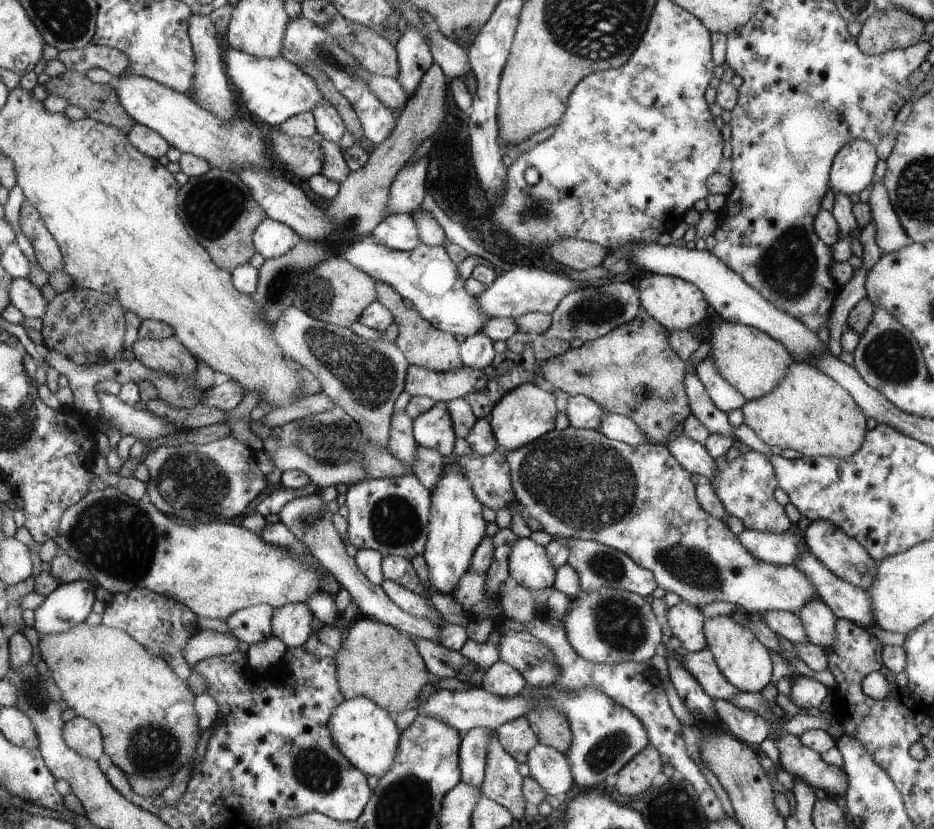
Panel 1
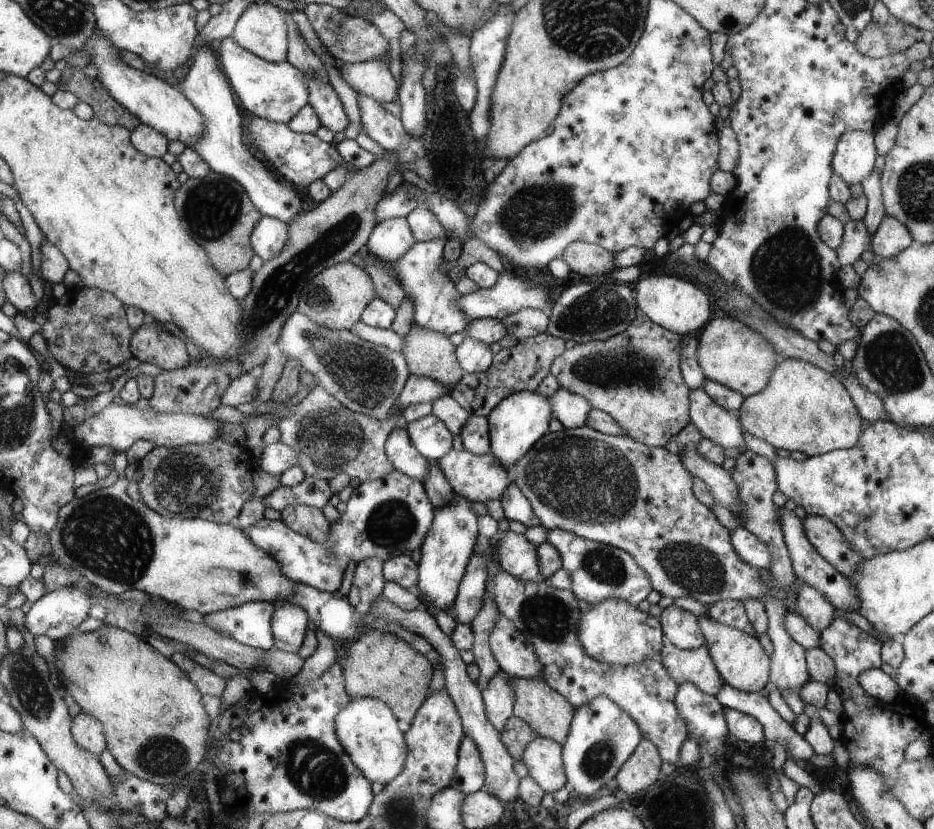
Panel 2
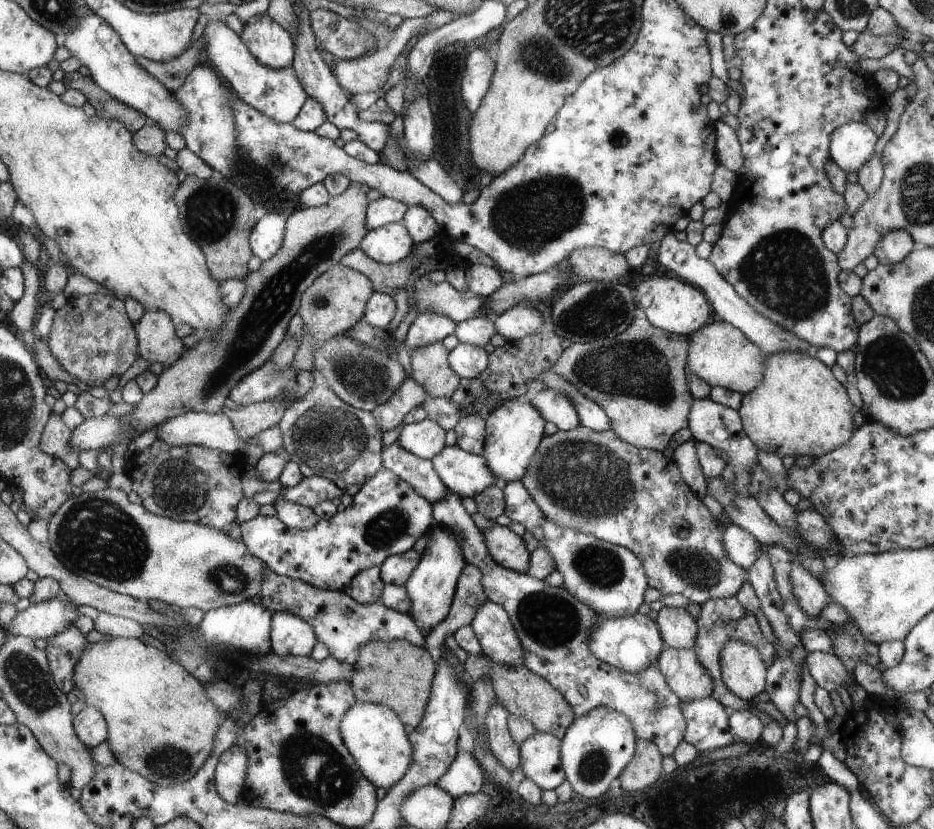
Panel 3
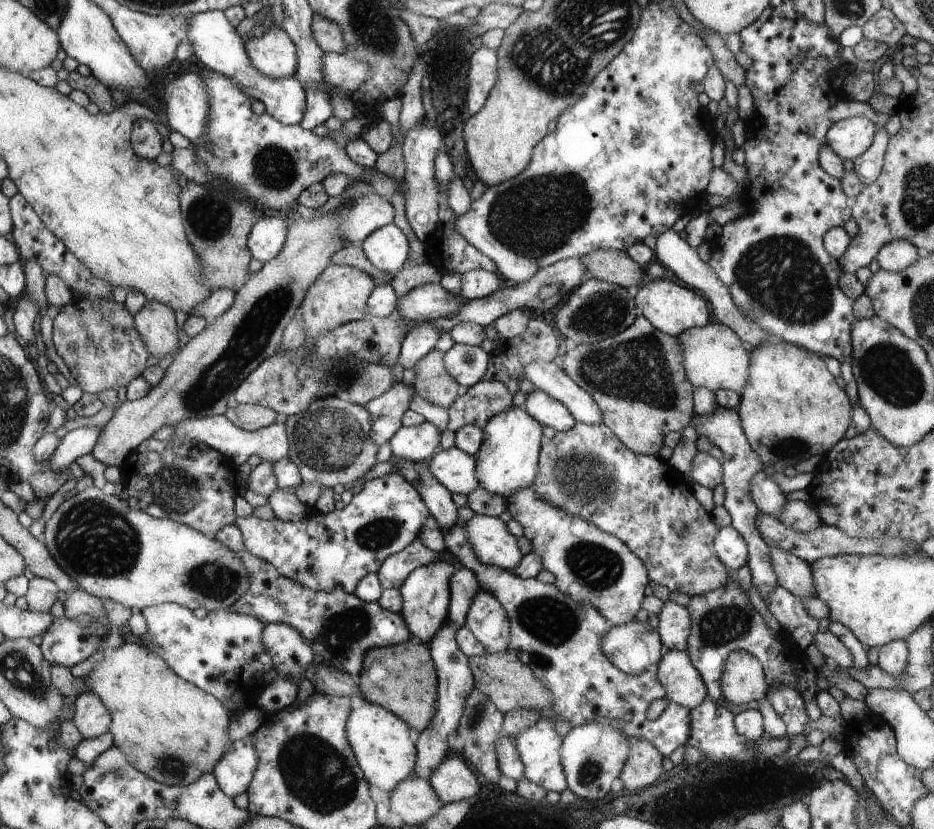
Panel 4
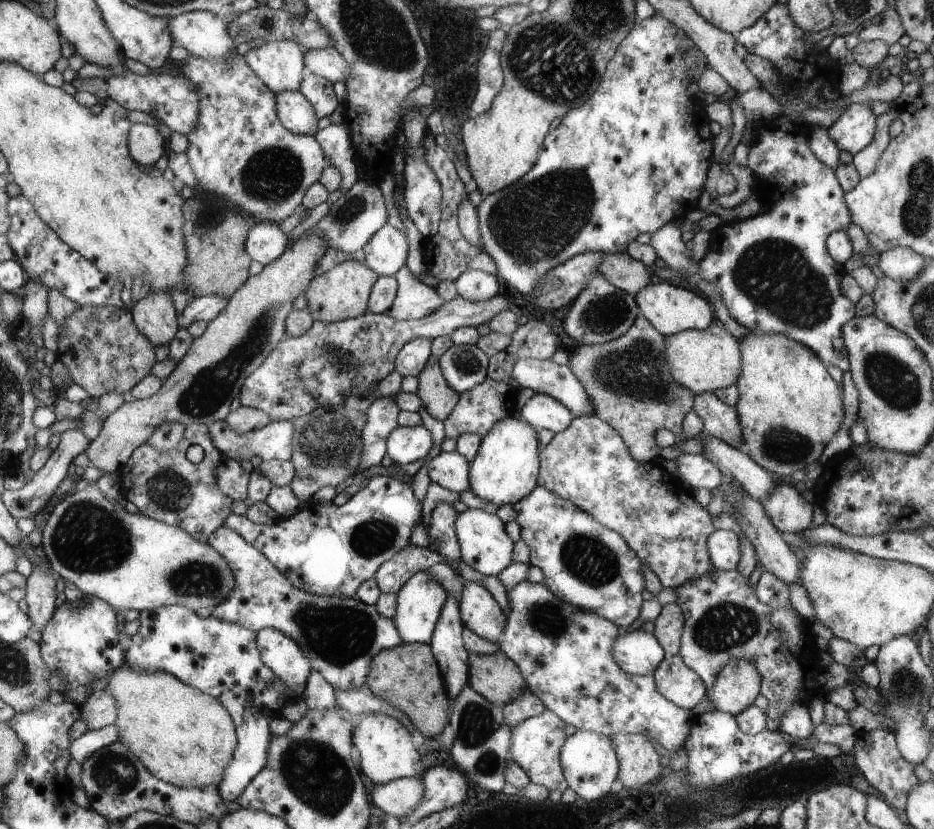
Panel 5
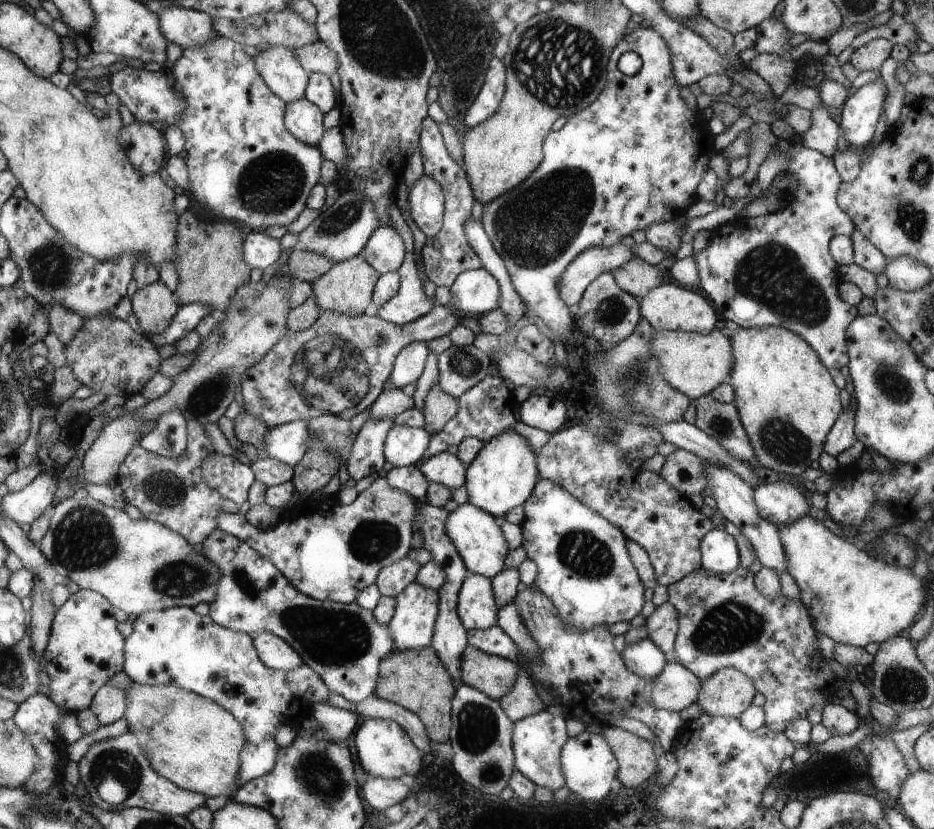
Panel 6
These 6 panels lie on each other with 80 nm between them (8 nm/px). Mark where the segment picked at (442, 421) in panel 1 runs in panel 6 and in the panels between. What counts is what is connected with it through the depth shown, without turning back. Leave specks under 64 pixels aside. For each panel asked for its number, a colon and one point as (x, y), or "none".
2: (433, 439)
3: (425, 438)
4: (416, 443)
5: (405, 445)
6: (404, 446)

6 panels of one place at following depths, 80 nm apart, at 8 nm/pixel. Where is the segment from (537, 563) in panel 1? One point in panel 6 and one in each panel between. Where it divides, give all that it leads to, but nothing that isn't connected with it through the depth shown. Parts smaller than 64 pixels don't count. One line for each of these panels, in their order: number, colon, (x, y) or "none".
2: (517, 555)
3: (509, 549)
4: (493, 542)
5: (486, 545)
6: (478, 536)

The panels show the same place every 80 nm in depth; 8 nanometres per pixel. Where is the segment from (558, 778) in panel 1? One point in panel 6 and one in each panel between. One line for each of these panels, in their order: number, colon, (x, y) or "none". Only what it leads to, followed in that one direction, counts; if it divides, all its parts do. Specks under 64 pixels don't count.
2: (544, 758)
3: (540, 757)
4: (539, 747)
5: (536, 743)
6: (538, 740)

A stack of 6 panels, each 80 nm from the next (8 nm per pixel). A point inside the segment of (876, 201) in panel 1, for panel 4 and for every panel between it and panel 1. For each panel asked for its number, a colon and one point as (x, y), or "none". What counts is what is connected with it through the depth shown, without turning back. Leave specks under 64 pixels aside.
2: (891, 237)
3: (897, 244)
4: (895, 256)

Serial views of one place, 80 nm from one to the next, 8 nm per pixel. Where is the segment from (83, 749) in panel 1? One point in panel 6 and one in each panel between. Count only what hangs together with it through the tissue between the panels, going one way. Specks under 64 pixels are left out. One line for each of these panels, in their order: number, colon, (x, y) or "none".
2: (87, 731)
3: (90, 726)
4: (91, 717)
5: (99, 709)
6: (109, 704)

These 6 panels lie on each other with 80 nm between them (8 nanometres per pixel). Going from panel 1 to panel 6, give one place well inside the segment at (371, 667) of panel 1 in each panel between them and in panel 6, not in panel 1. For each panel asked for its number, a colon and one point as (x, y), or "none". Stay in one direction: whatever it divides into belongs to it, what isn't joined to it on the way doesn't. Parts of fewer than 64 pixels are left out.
2: (378, 665)
3: (396, 673)
4: (403, 678)
5: (408, 677)
6: (416, 679)

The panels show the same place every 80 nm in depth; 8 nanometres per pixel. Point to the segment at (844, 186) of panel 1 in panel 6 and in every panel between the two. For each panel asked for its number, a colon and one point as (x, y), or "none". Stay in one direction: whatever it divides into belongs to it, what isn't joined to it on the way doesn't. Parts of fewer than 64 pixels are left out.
2: (853, 161)
3: (853, 143)
4: (849, 138)
5: (854, 130)
6: (861, 112)

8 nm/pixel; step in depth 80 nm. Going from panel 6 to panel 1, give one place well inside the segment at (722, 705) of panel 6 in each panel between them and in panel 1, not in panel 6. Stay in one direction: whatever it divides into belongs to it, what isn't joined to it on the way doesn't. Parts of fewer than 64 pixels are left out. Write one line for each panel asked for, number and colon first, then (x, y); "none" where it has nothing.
1: (744, 660)
2: (740, 658)
3: (743, 670)
4: (743, 679)
5: (738, 684)

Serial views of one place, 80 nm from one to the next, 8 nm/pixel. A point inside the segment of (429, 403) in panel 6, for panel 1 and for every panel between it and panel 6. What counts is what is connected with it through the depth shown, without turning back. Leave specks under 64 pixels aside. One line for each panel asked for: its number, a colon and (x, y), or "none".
1: (423, 344)
2: (428, 353)
3: (430, 363)
4: (432, 381)
5: (439, 396)

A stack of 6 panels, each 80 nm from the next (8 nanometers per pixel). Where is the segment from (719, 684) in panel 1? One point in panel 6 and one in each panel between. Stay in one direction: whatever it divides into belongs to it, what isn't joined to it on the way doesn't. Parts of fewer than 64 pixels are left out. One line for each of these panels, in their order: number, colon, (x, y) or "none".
2: (696, 666)
3: (685, 674)
4: (683, 682)
5: (680, 684)
6: (676, 688)

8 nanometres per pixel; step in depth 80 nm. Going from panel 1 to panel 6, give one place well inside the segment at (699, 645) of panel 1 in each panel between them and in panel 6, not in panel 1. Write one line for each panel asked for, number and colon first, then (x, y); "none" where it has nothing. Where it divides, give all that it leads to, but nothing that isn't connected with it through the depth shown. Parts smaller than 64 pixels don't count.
2: (681, 627)
3: (679, 629)
4: (674, 625)
5: (669, 626)
6: (662, 625)

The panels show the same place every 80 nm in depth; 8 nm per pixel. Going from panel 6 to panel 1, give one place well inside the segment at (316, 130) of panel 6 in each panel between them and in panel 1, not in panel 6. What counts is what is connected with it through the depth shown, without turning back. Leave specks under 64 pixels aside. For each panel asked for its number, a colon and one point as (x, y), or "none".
1: (273, 89)
2: (277, 92)
3: (279, 94)
4: (218, 46)
5: (295, 111)

